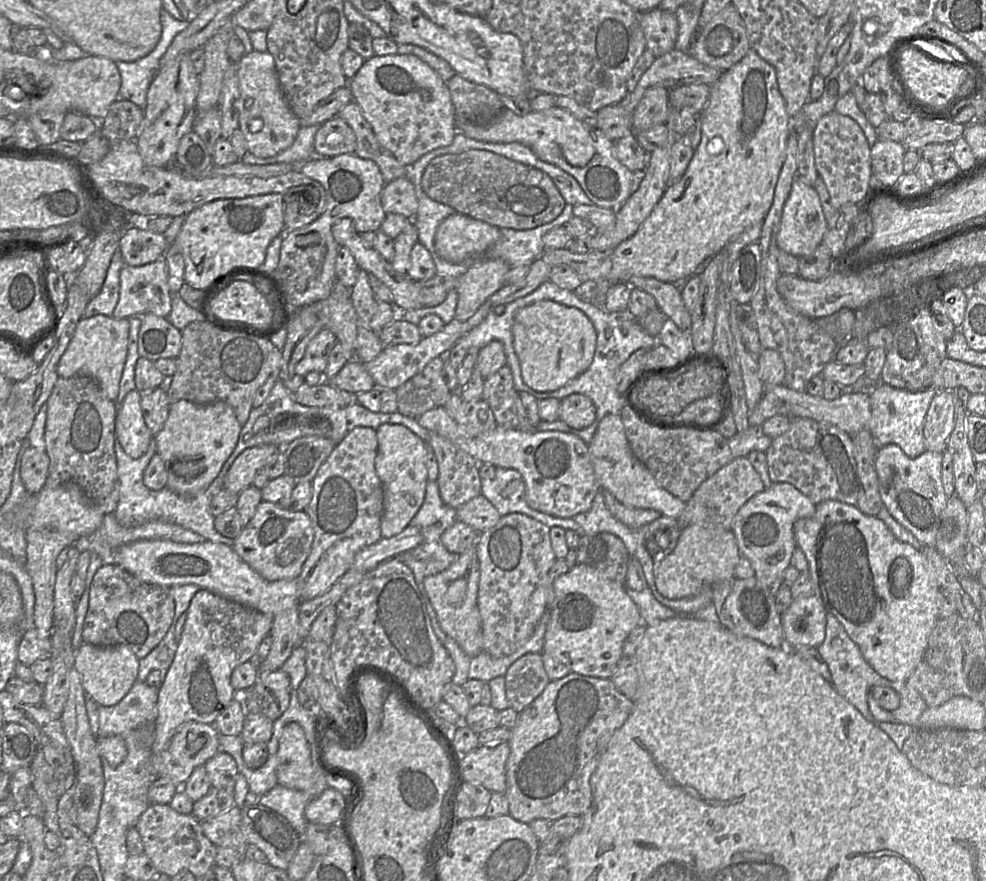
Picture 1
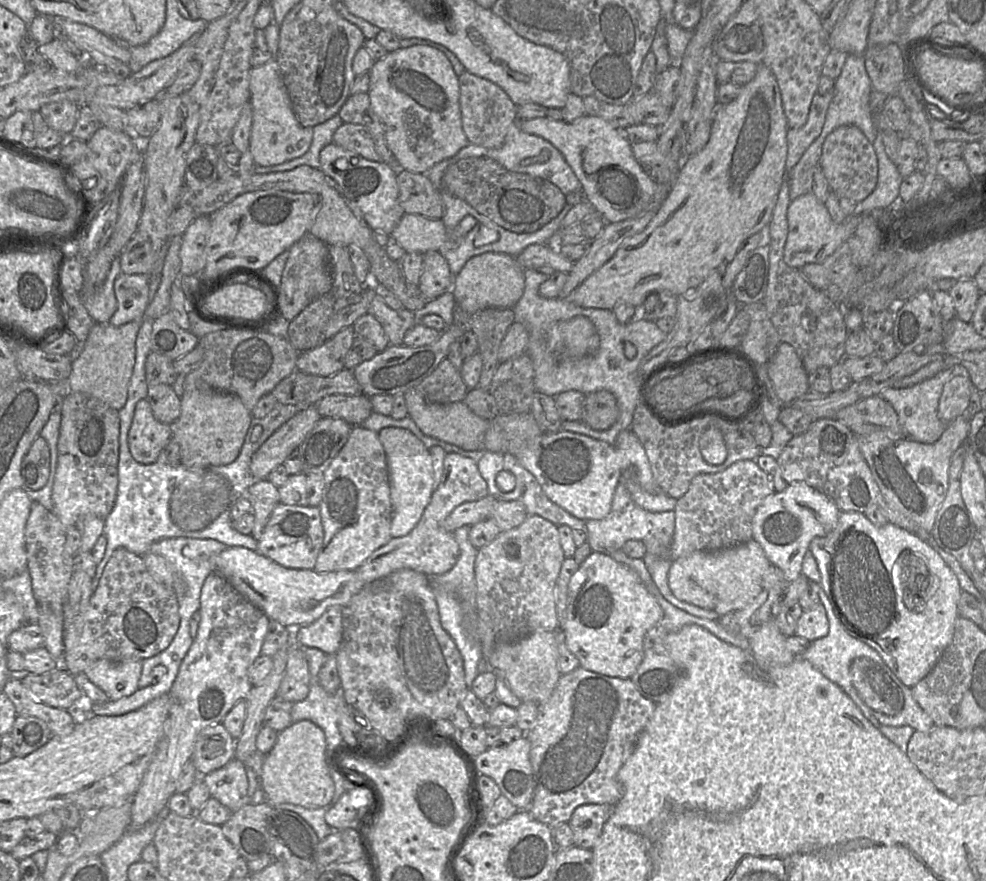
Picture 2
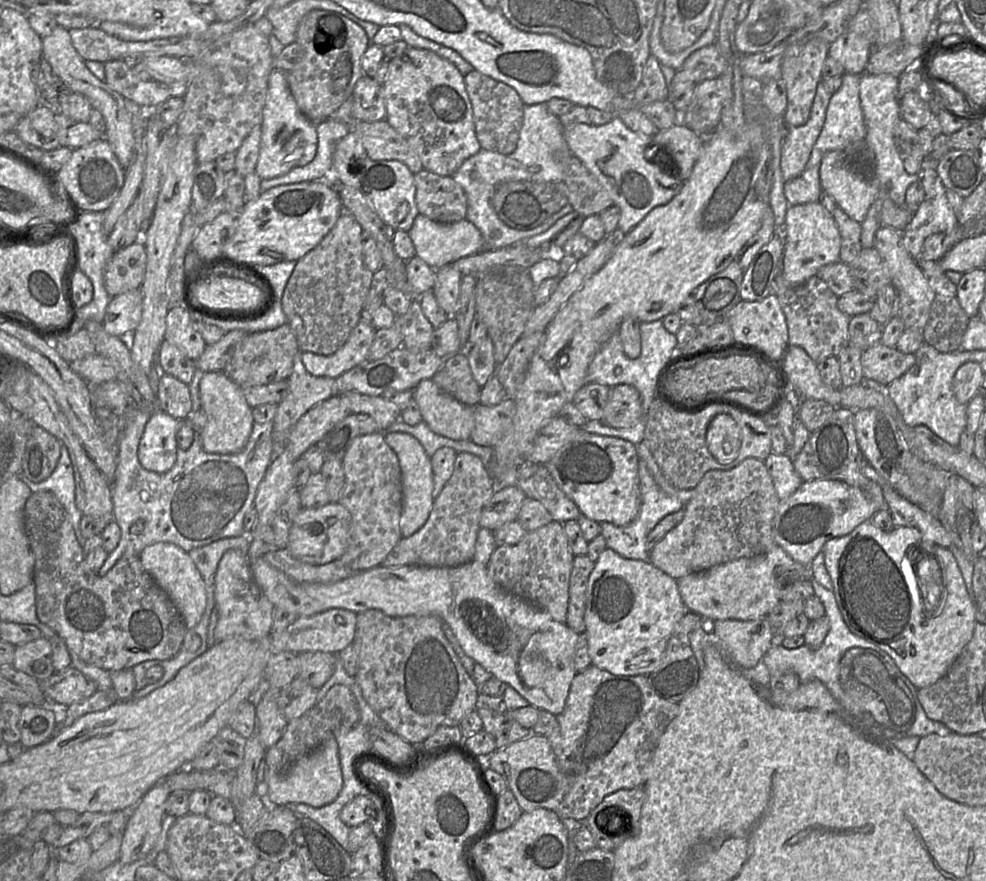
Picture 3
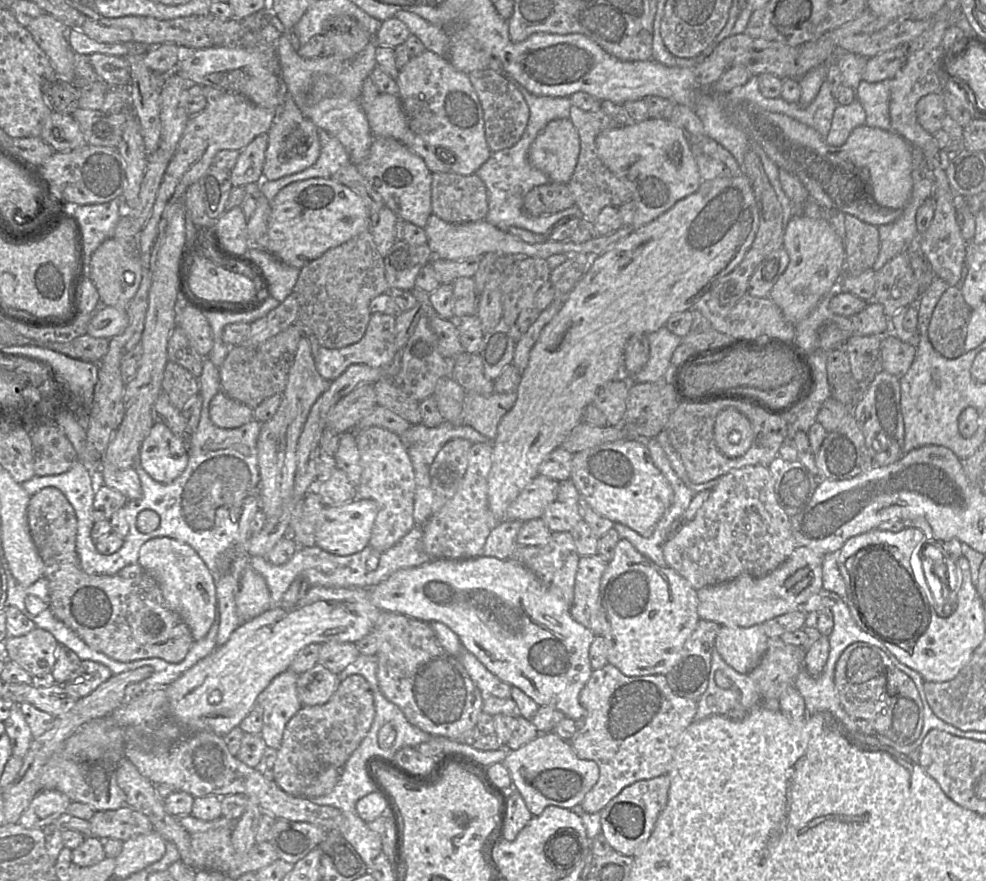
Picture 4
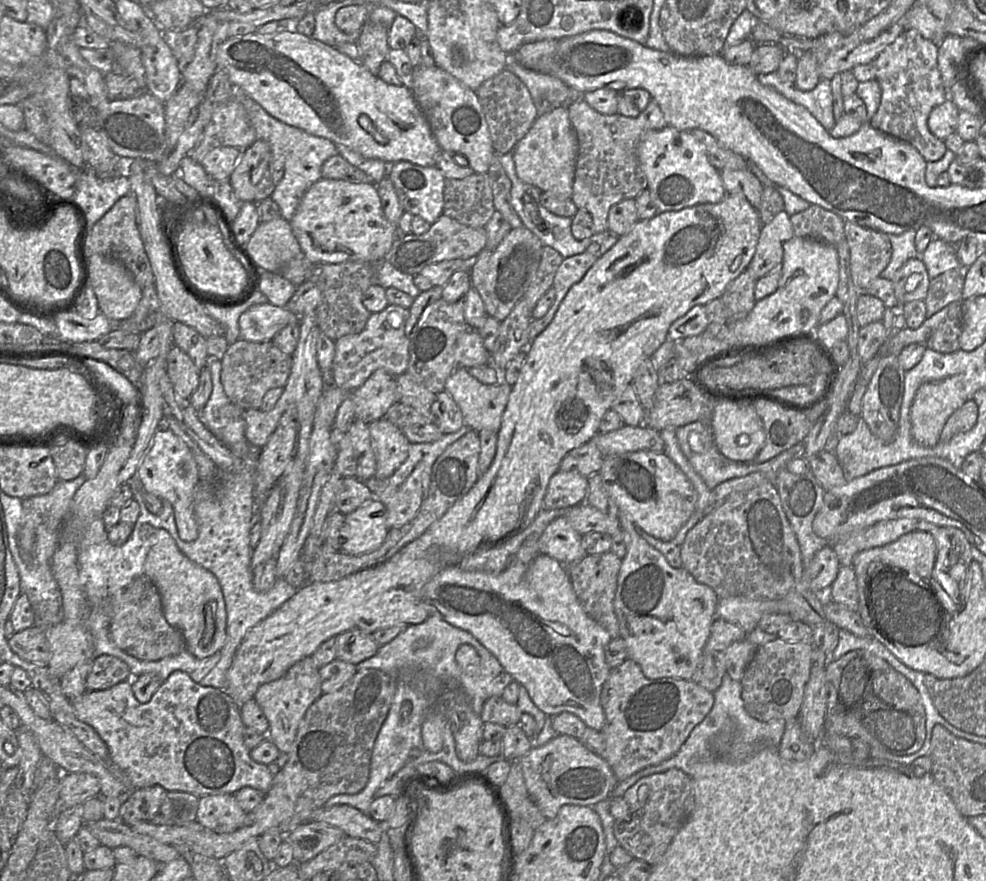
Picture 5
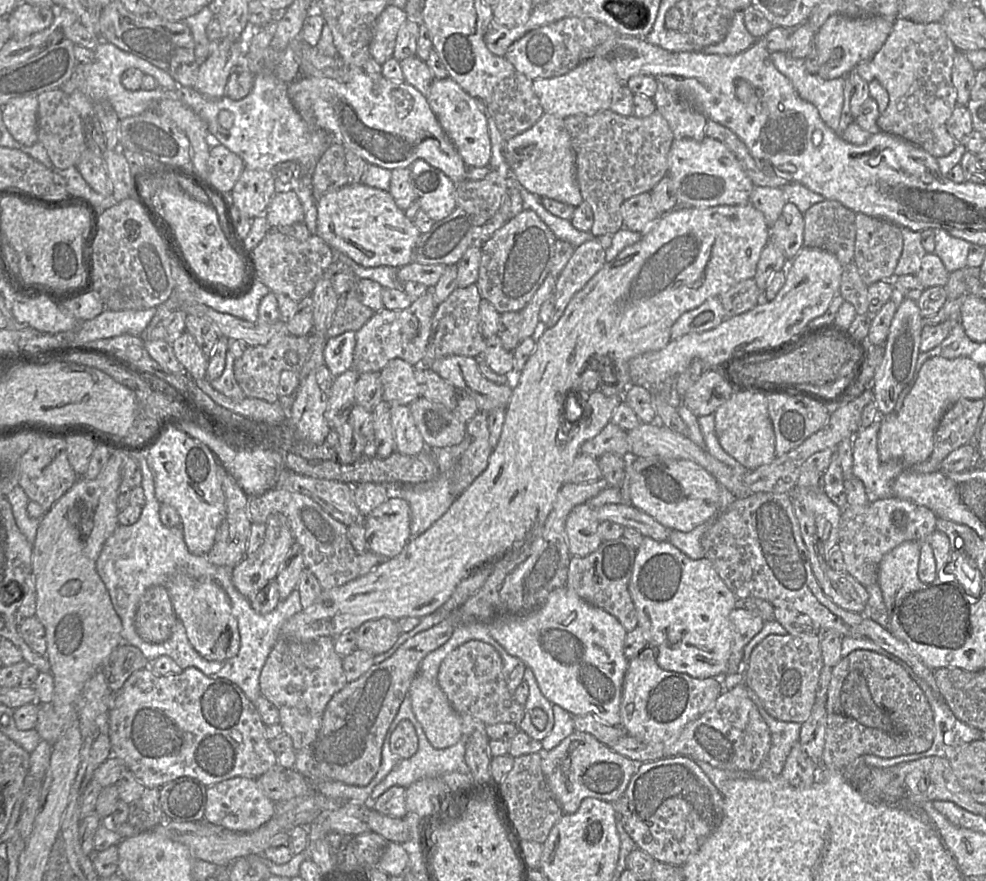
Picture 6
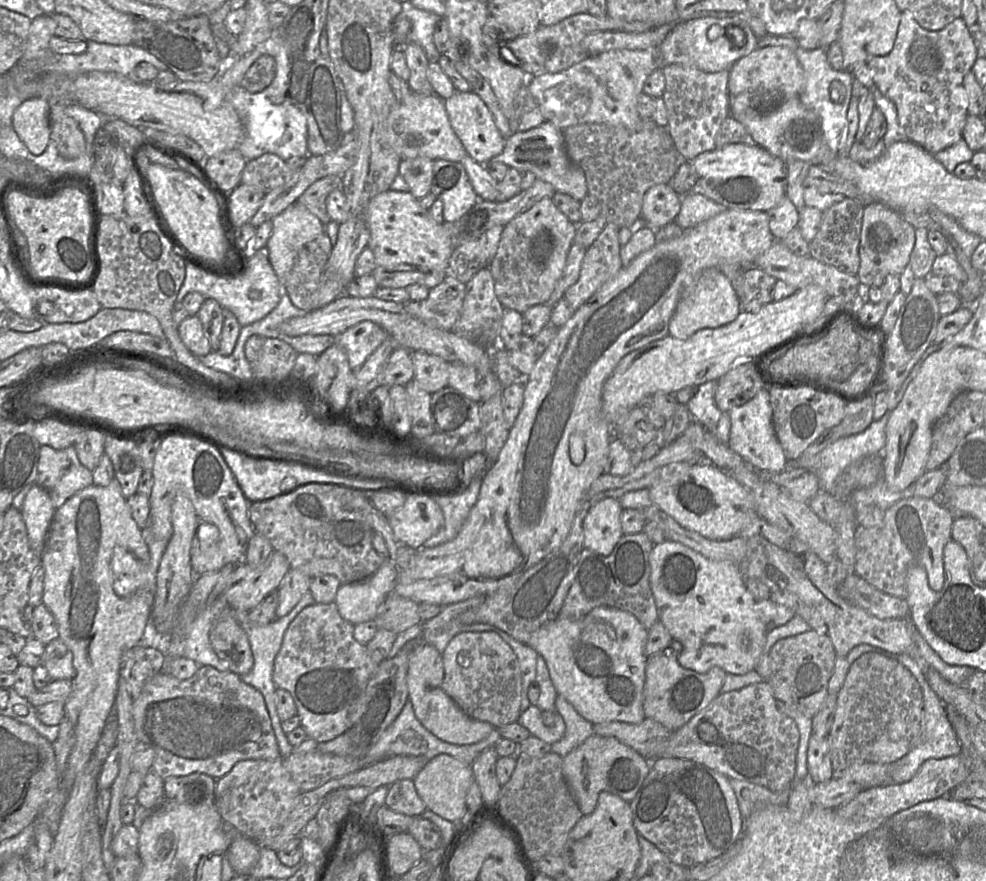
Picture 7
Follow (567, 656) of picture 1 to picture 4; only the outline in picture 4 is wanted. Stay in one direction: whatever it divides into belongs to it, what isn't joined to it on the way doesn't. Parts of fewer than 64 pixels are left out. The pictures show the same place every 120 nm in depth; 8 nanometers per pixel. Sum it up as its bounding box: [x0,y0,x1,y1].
[600,539,700,676]

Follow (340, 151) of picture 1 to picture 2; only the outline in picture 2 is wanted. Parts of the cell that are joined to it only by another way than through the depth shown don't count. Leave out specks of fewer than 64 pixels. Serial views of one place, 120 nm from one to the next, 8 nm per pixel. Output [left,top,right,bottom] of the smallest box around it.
[332,123,383,163]

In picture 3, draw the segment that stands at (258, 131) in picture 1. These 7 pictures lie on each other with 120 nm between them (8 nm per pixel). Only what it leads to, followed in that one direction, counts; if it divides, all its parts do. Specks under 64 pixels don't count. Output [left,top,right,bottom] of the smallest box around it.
[255,69,317,179]

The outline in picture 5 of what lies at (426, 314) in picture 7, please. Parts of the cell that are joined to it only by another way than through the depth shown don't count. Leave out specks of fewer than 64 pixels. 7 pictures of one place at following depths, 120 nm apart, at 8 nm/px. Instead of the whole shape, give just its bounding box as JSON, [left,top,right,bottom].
[330,304,410,392]

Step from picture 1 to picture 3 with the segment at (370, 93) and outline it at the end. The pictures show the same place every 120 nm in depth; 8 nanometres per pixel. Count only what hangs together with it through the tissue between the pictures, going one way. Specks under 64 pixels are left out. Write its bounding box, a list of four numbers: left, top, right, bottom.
[382,47,481,177]

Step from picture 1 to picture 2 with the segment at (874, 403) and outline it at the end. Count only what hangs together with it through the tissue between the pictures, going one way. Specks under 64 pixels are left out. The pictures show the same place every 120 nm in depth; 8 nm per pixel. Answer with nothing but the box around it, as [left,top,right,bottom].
[880,364,967,444]

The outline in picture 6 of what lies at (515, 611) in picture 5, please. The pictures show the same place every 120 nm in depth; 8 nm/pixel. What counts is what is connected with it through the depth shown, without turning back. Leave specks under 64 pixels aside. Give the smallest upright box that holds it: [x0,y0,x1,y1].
[485,585,629,726]

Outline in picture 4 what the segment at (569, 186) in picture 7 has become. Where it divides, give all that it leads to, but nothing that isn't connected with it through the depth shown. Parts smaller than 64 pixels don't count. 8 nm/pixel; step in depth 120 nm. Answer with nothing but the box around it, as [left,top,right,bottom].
[528,118,580,184]

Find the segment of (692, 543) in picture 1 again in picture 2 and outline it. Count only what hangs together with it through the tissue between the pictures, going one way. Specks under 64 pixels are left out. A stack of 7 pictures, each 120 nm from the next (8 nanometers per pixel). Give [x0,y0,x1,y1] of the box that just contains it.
[668,540,773,616]

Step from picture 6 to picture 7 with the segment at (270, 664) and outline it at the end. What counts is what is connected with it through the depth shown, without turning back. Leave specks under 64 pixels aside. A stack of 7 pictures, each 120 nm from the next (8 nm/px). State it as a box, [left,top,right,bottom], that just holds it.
[272,601,378,743]

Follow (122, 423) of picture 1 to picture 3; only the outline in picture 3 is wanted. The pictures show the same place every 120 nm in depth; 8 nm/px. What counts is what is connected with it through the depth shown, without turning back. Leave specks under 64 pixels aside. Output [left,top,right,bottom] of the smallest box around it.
[138,410,193,472]

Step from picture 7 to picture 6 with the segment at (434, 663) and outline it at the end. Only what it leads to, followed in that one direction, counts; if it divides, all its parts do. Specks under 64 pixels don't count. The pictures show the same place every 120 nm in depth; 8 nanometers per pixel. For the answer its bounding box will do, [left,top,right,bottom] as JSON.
[410,674,462,748]

